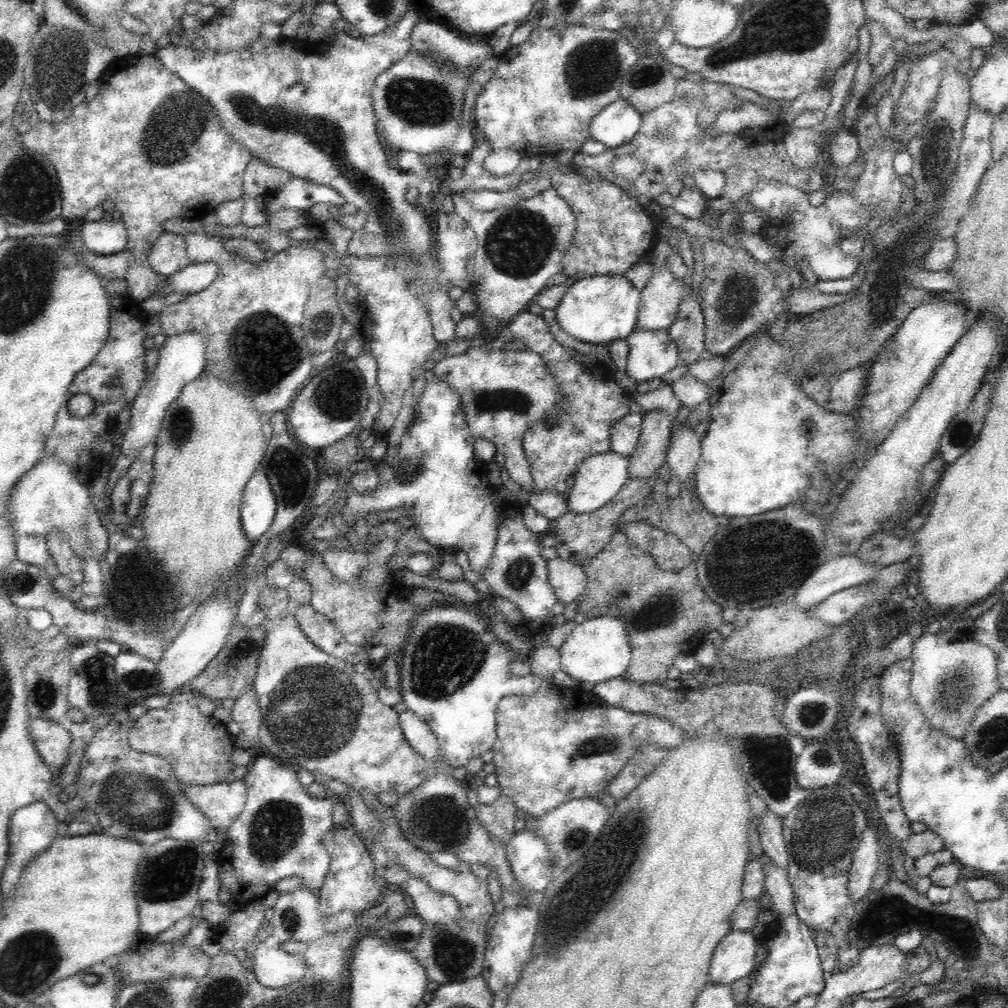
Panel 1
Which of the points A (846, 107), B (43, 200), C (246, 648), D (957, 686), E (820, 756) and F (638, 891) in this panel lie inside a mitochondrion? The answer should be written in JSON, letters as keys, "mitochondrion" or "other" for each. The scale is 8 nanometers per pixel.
{"A":"other","B":"mitochondrion","C":"mitochondrion","D":"mitochondrion","E":"mitochondrion","F":"other"}

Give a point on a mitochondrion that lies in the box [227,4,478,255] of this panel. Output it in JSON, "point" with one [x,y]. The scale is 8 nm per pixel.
{"point":[414,101]}

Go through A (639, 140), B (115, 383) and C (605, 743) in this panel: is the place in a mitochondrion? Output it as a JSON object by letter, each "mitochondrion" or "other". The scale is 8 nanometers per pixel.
{"A":"other","B":"mitochondrion","C":"mitochondrion"}

